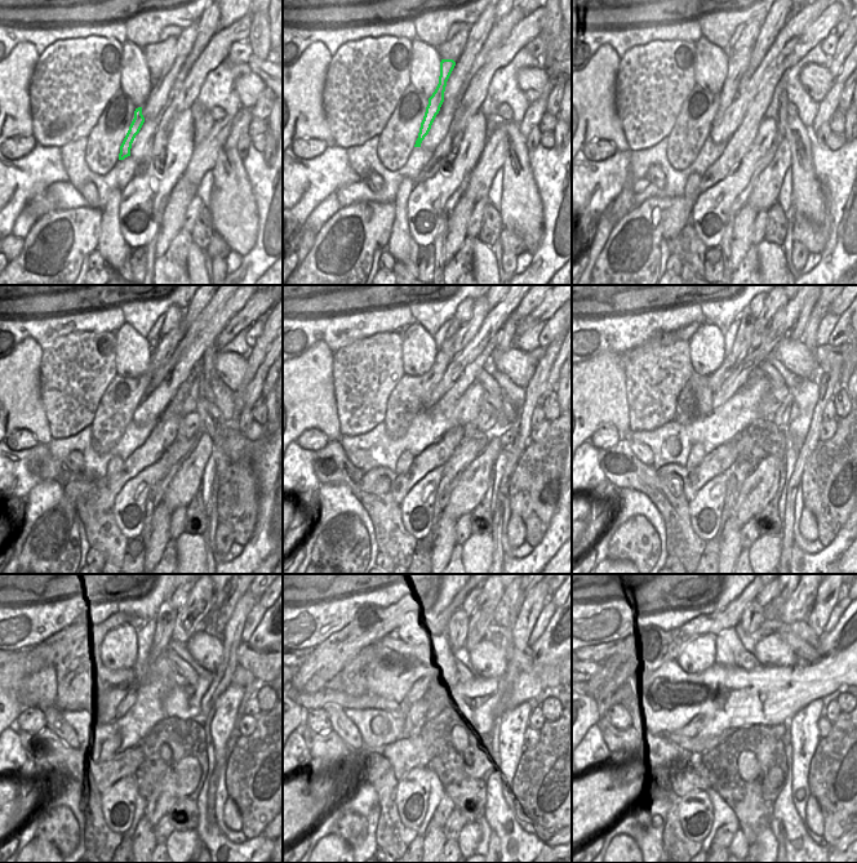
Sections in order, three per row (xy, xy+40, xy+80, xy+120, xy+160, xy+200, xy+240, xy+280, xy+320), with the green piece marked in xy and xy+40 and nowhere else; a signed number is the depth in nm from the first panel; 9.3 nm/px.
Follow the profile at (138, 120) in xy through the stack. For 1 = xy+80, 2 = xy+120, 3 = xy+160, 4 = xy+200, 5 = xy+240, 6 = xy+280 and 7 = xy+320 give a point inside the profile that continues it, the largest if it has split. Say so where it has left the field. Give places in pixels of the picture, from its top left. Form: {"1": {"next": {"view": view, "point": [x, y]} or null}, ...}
{"1": {"next": {"view": "xy+80", "point": [738, 61]}}, "2": {"next": {"view": "xy+120", "point": [161, 350]}}, "3": {"next": {"view": "xy+160", "point": [463, 336]}}, "4": {"next": {"view": "xy+200", "point": [762, 324]}}, "5": {"next": {"view": "xy+240", "point": [192, 617]}}, "6": {"next": {"view": "xy+280", "point": [480, 621]}}, "7": {"next": {"view": "xy+320", "point": [771, 624]}}}

